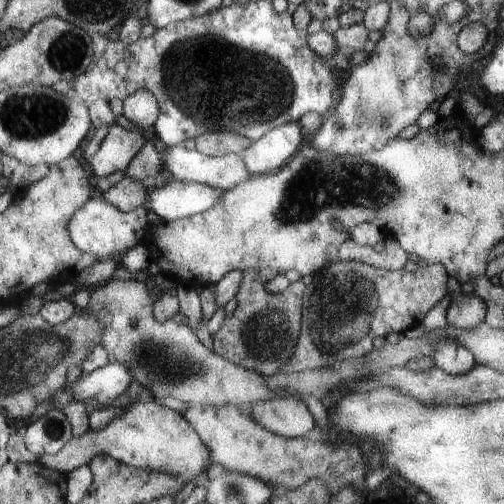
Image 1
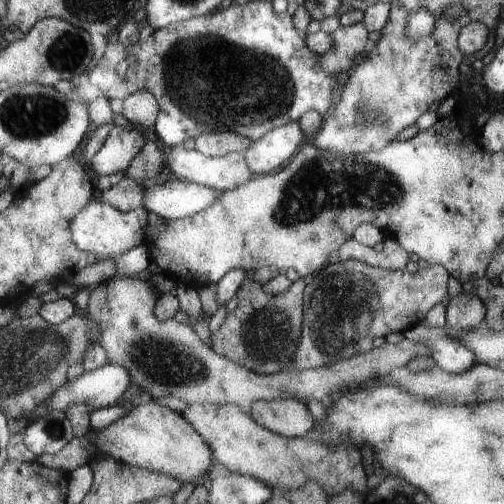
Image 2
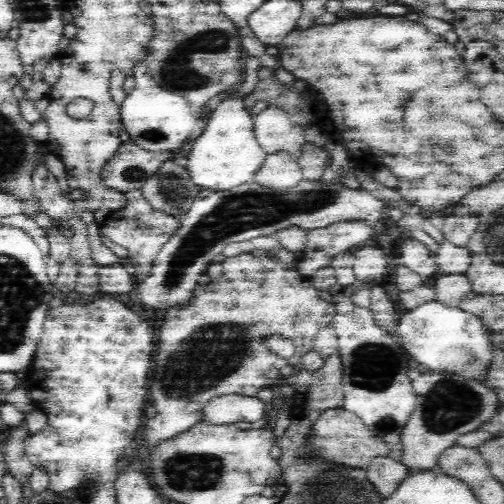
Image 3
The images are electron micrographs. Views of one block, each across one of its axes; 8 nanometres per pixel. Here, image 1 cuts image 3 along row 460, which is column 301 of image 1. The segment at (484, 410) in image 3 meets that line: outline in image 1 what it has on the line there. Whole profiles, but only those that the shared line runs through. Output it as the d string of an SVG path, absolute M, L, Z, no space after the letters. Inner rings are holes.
M269 398L253 406L251 416L259 426L281 438L305 438L315 428L315 418L307 404L297 398Z

